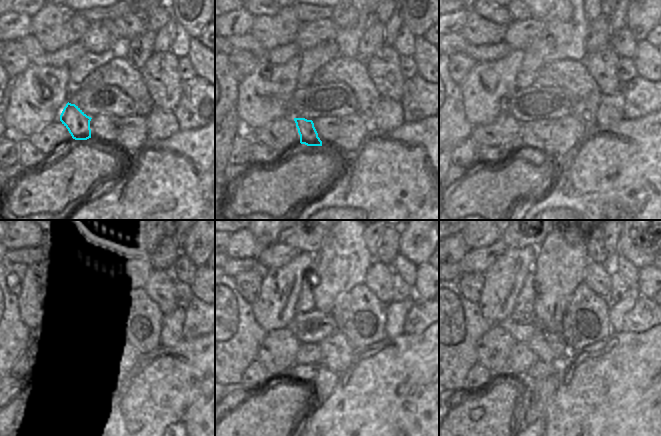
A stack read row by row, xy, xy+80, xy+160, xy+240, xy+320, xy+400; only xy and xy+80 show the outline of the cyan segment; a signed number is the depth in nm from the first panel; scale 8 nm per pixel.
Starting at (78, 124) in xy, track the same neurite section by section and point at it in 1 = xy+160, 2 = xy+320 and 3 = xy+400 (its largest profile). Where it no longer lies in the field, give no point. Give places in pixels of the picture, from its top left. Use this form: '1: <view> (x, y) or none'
1: xy+160 (532, 142)
2: xy+320 (319, 389)
3: xy+400 (541, 393)

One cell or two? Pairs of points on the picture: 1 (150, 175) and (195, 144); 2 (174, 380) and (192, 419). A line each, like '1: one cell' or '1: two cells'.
1: one cell
2: one cell

